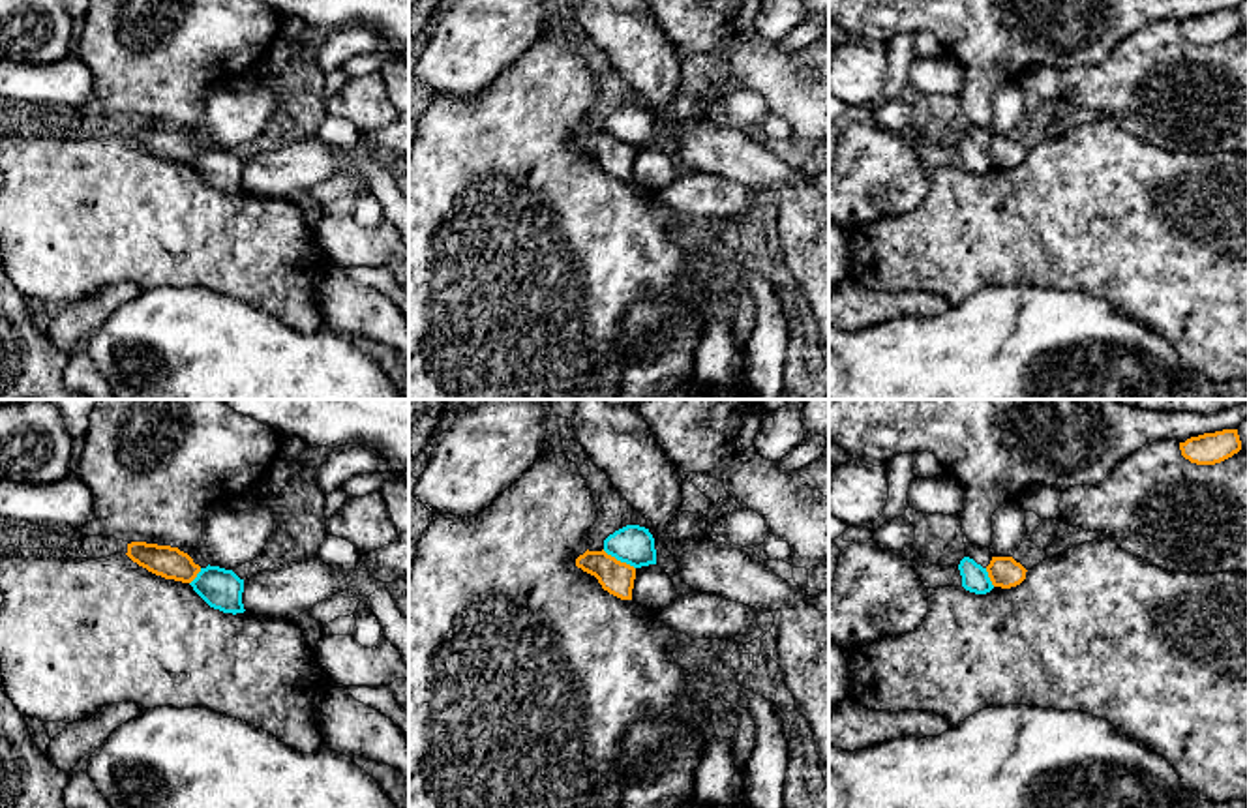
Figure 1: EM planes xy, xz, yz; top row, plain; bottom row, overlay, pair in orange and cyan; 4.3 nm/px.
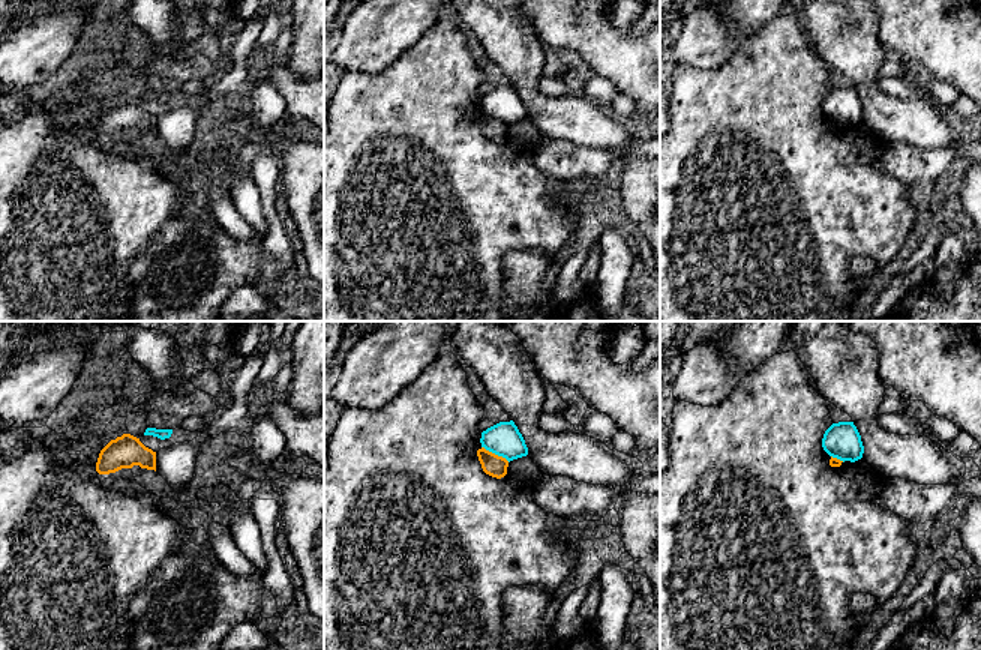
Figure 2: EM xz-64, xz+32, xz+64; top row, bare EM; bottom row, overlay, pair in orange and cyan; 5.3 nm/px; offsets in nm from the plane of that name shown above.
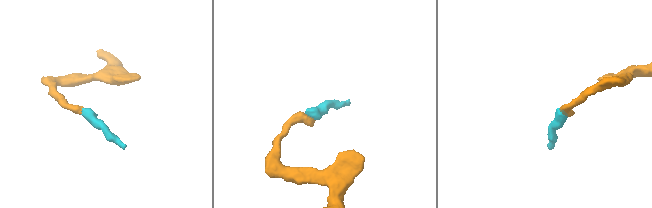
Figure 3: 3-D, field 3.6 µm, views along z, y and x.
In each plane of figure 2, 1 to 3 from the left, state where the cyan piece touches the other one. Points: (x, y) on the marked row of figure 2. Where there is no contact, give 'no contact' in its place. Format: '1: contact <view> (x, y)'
1: no contact
2: contact xz+32 (494, 454)
3: contact xz+64 (836, 458)

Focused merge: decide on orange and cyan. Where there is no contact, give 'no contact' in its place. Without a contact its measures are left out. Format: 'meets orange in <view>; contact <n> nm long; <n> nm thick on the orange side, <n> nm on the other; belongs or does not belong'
meets orange in xz; contact 170 nm long; 140 nm thick on the orange side, 170 nm on the other; does not belong

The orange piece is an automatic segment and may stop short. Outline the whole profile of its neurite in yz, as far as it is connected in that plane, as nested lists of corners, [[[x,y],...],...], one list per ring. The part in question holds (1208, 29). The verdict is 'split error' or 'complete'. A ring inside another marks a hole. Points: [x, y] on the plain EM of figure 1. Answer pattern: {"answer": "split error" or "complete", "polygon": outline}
{"answer": "complete", "polygon": [[[1238,9],[1204,13],[1179,22],[1181,36],[1196,45],[1221,43],[1241,30]]]}

